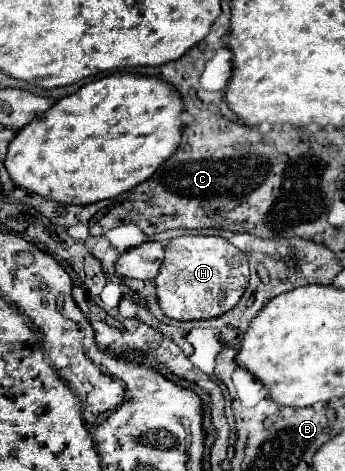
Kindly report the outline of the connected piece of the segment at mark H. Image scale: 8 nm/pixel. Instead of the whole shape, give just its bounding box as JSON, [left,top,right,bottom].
[153,236,249,320]

